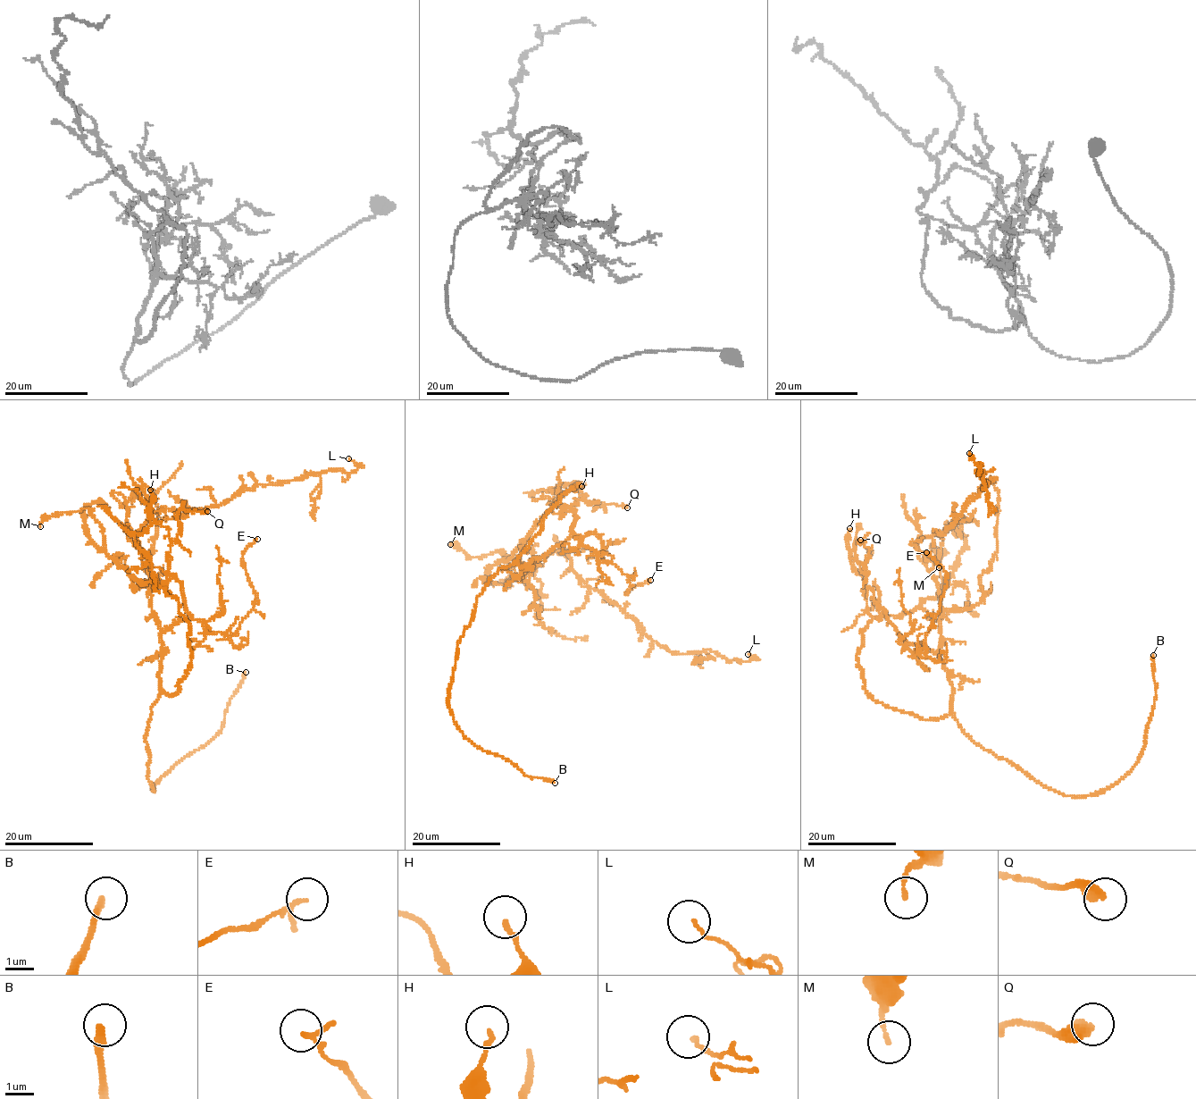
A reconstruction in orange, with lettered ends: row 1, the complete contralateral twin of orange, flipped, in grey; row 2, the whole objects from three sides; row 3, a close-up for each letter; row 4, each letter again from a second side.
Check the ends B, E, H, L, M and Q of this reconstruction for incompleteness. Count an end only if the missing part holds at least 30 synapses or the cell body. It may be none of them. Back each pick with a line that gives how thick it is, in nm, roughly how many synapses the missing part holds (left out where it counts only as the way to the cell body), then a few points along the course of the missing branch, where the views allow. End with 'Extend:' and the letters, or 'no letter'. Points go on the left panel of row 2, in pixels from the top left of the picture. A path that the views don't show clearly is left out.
B: 240 nm | (246, 672), (247, 657), (213, 628), (196, 608), (195, 602), (184, 596)
Extend: B

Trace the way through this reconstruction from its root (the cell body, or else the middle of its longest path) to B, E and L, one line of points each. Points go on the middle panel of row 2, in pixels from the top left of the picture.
B: (529, 563), (503, 566), (476, 599), (458, 644), (447, 700), (453, 722), (473, 744), (530, 777), (555, 783)
E: (529, 563), (570, 536), (581, 535), (581, 542), (601, 561), (627, 576), (632, 584), (627, 592), (650, 580)
L: (529, 563), (564, 551), (581, 583), (670, 651), (710, 650), (728, 661), (752, 660), (748, 654)

